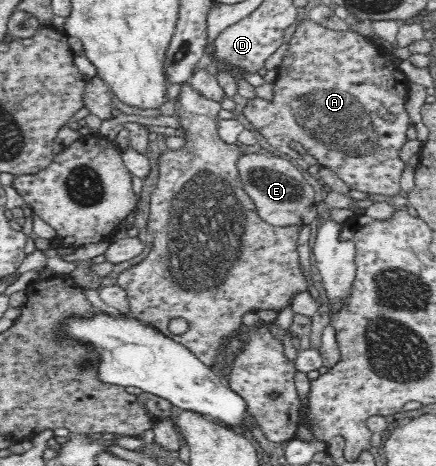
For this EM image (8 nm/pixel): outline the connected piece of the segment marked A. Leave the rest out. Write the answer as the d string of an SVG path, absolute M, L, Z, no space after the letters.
M310 19L301 20L298 24L292 27L294 34L288 41L288 49L282 57L282 63L276 69L277 78L273 84L274 94L272 101L256 98L248 100L244 103L242 114L247 119L260 135L272 145L280 155L286 154L290 159L299 159L305 152L316 158L318 164L322 168L334 170L340 179L348 185L350 189L356 191L364 191L364 193L374 193L374 195L391 195L394 196L400 191L400 173L405 167L405 163L398 157L398 151L404 143L406 143L406 129L411 121L408 119L408 114L405 112L405 101L408 98L408 83L404 72L396 66L390 59L381 52L381 49L375 47L374 43L368 38L363 37L359 33L350 31L334 31L334 29L326 29L314 23Z

